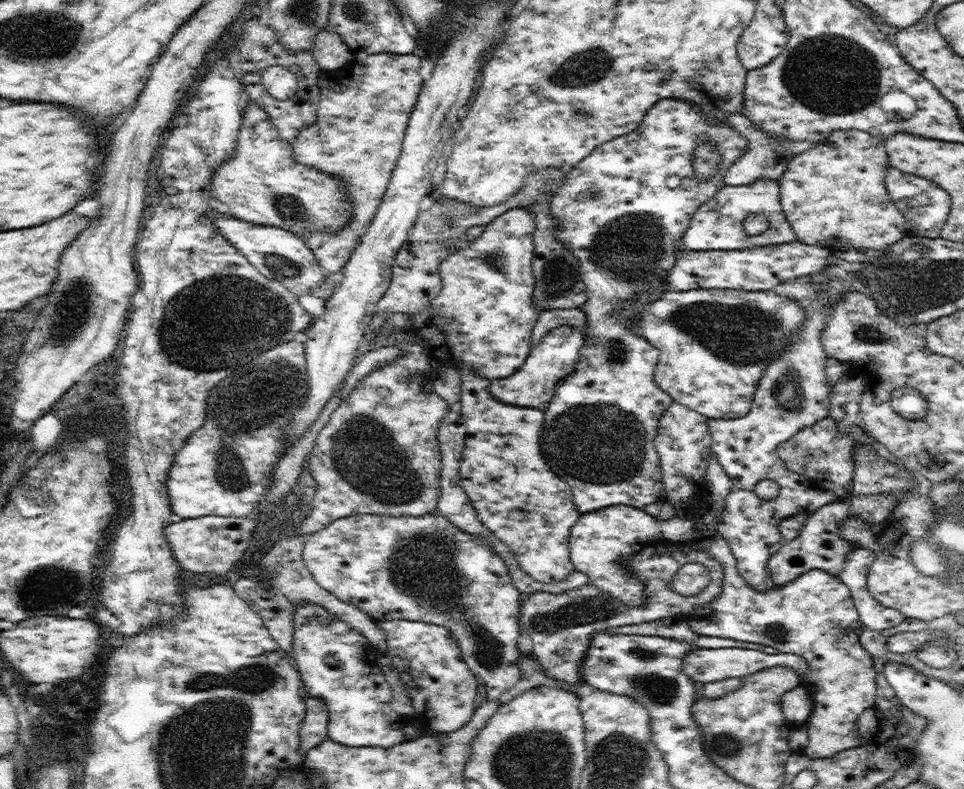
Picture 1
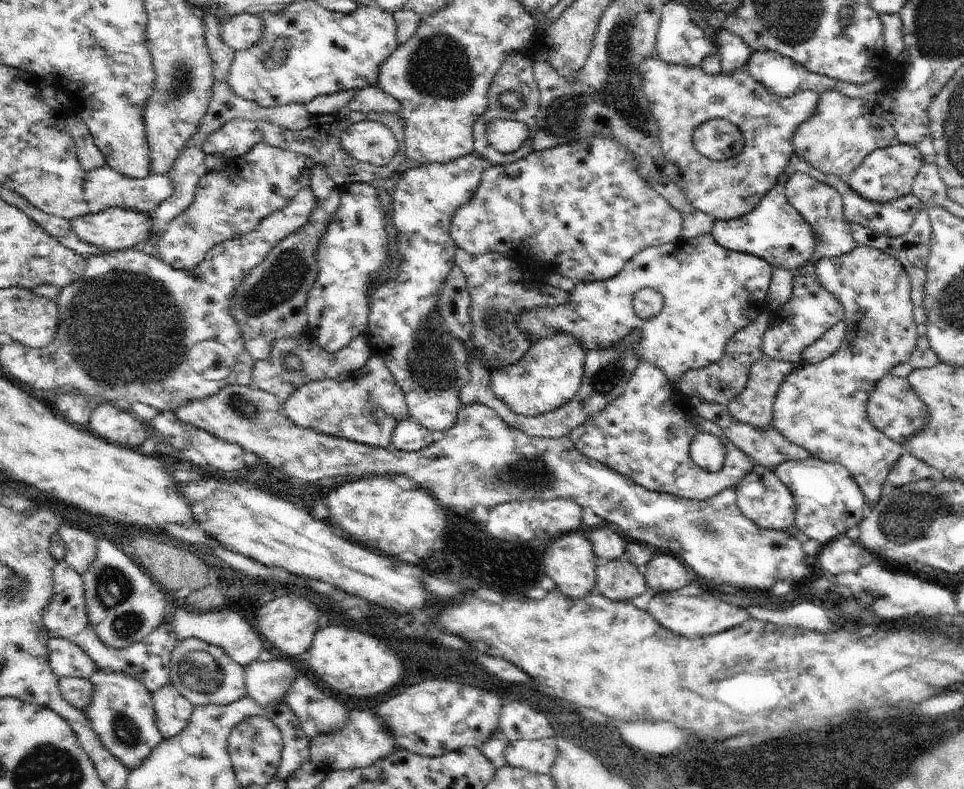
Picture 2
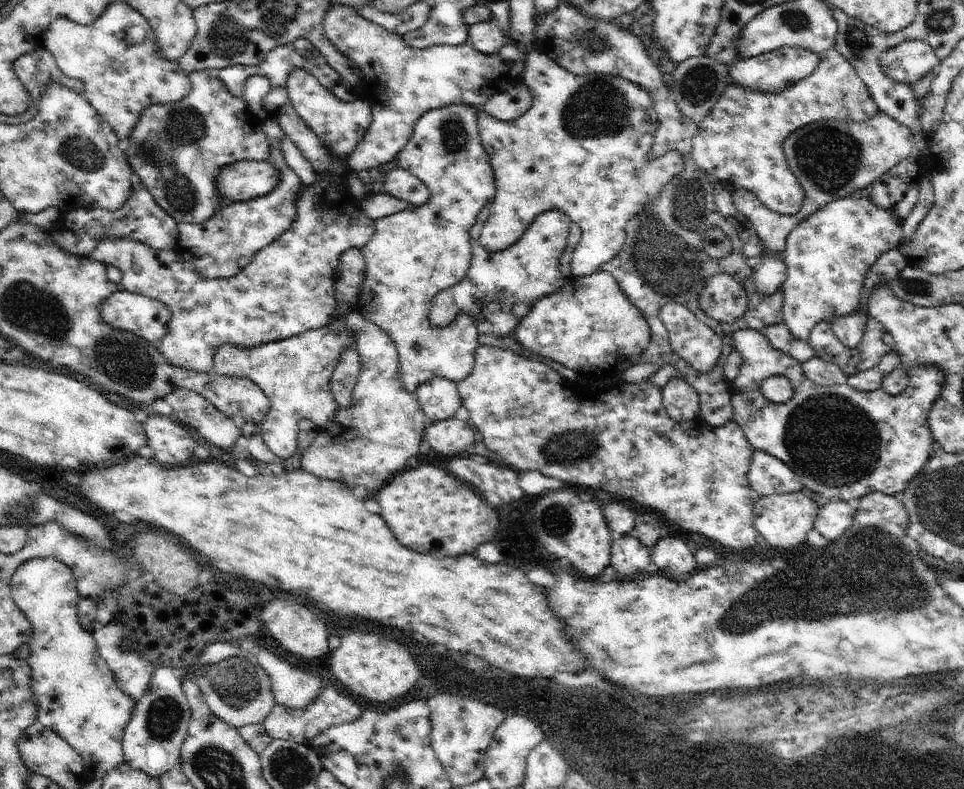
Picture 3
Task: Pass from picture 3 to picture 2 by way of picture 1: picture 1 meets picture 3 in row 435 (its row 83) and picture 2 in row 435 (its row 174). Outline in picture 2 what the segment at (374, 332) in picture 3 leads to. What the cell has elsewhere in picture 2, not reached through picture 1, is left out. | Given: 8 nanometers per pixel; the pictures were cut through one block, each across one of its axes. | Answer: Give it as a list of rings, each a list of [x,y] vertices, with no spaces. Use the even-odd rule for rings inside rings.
[[[369,356],[365,366],[349,374],[343,382],[319,380],[301,386],[283,404],[283,412],[297,428],[375,448],[387,448],[397,422],[409,418],[405,398],[379,356]]]

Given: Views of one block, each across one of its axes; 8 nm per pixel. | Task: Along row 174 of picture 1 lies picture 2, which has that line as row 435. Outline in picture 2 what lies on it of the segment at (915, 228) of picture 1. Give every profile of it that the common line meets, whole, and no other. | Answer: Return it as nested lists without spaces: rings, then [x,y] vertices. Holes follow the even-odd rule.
[[[893,374],[883,376],[875,384],[875,388],[871,390],[869,402],[867,402],[867,418],[889,440],[893,440],[893,442],[897,442],[901,446],[909,438],[913,438],[917,432],[921,432],[927,426],[927,422],[929,422],[929,414],[925,410],[925,404],[919,400],[919,396],[915,396],[915,392],[911,390],[907,378],[897,378]]]

